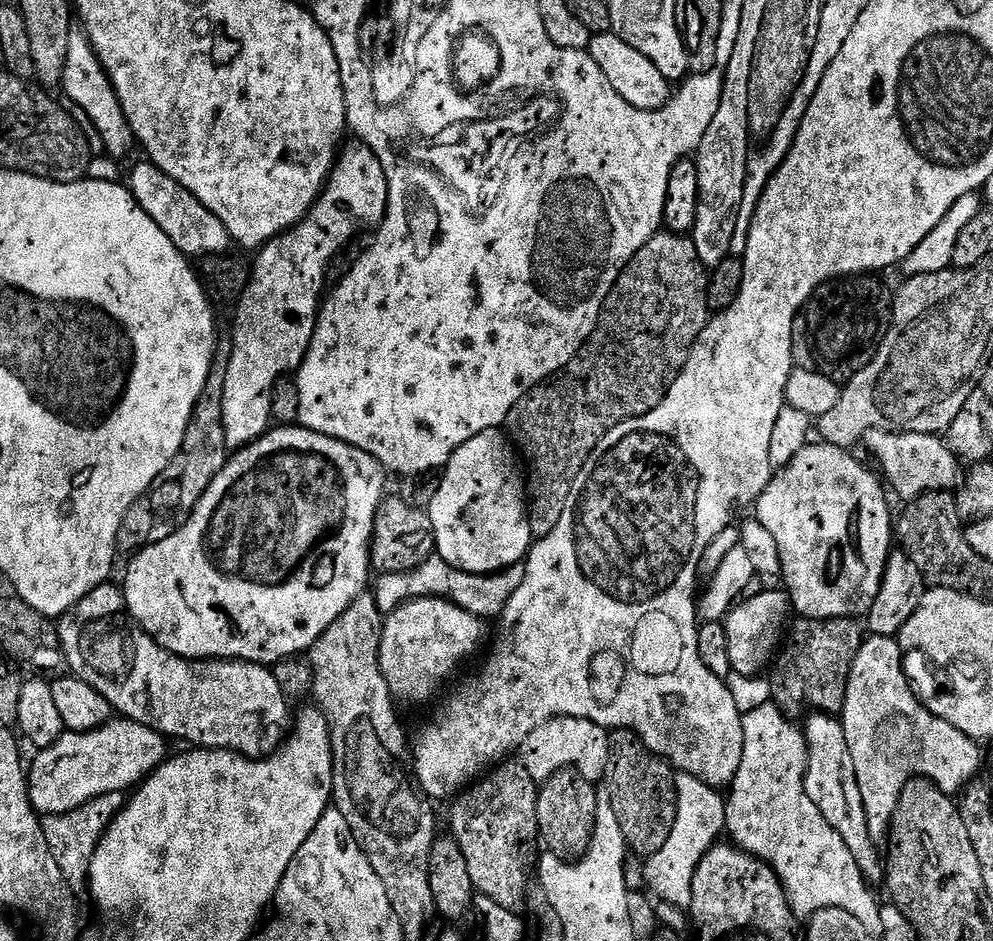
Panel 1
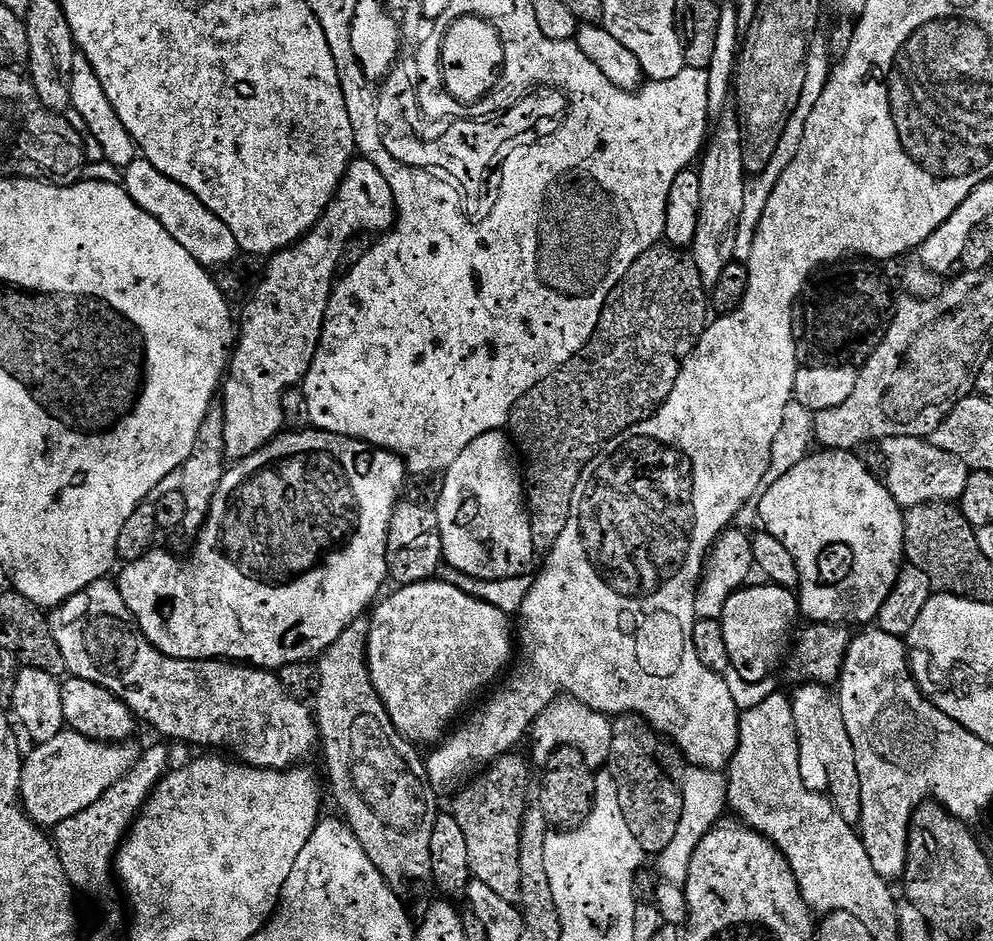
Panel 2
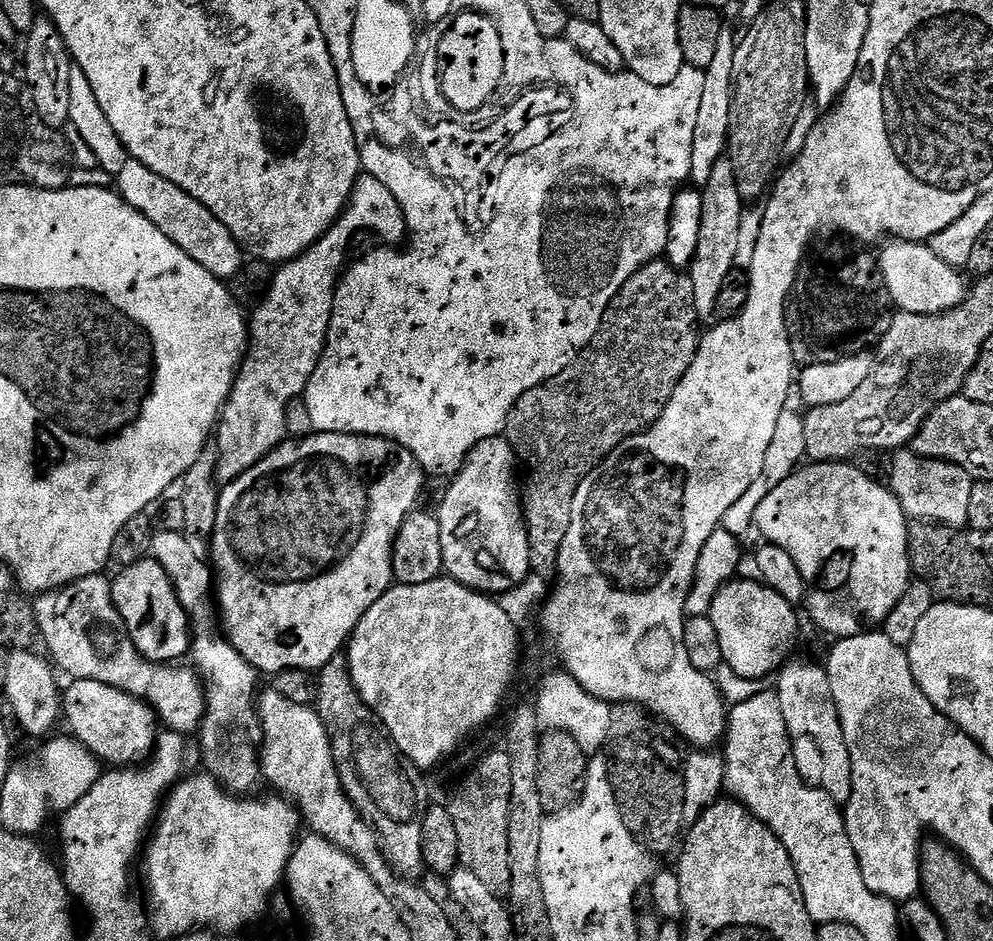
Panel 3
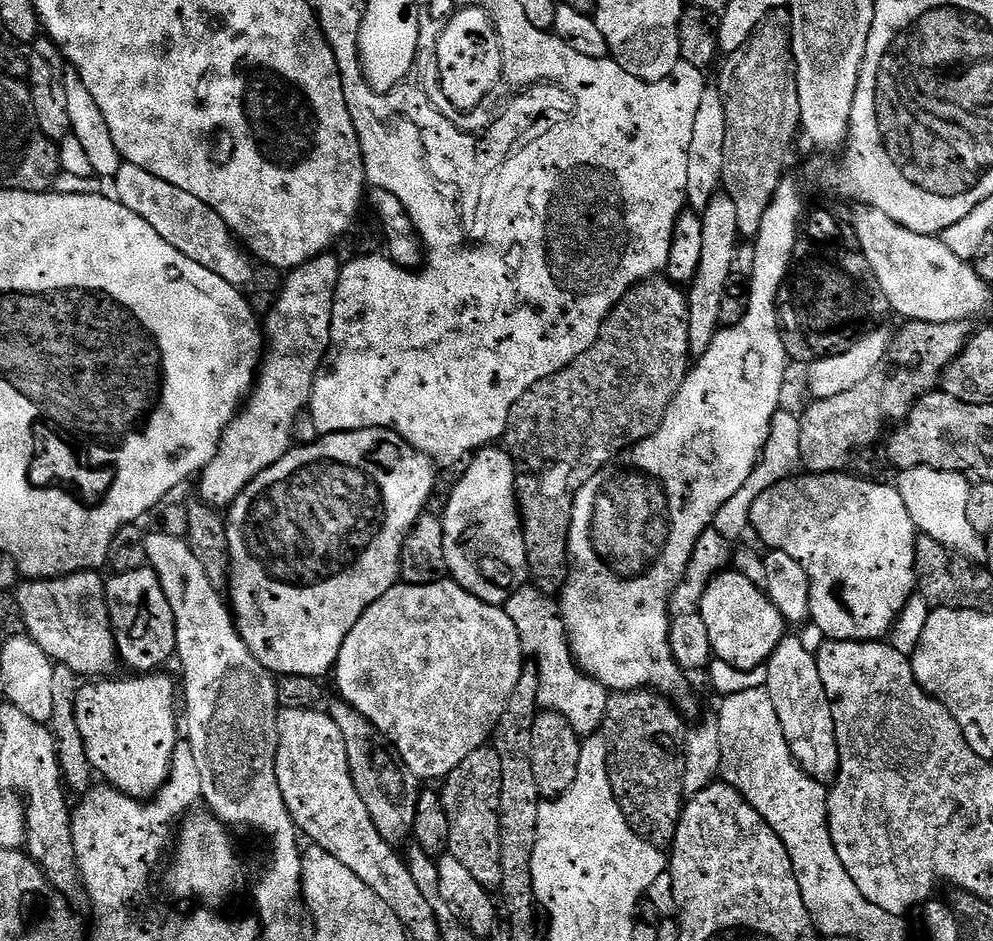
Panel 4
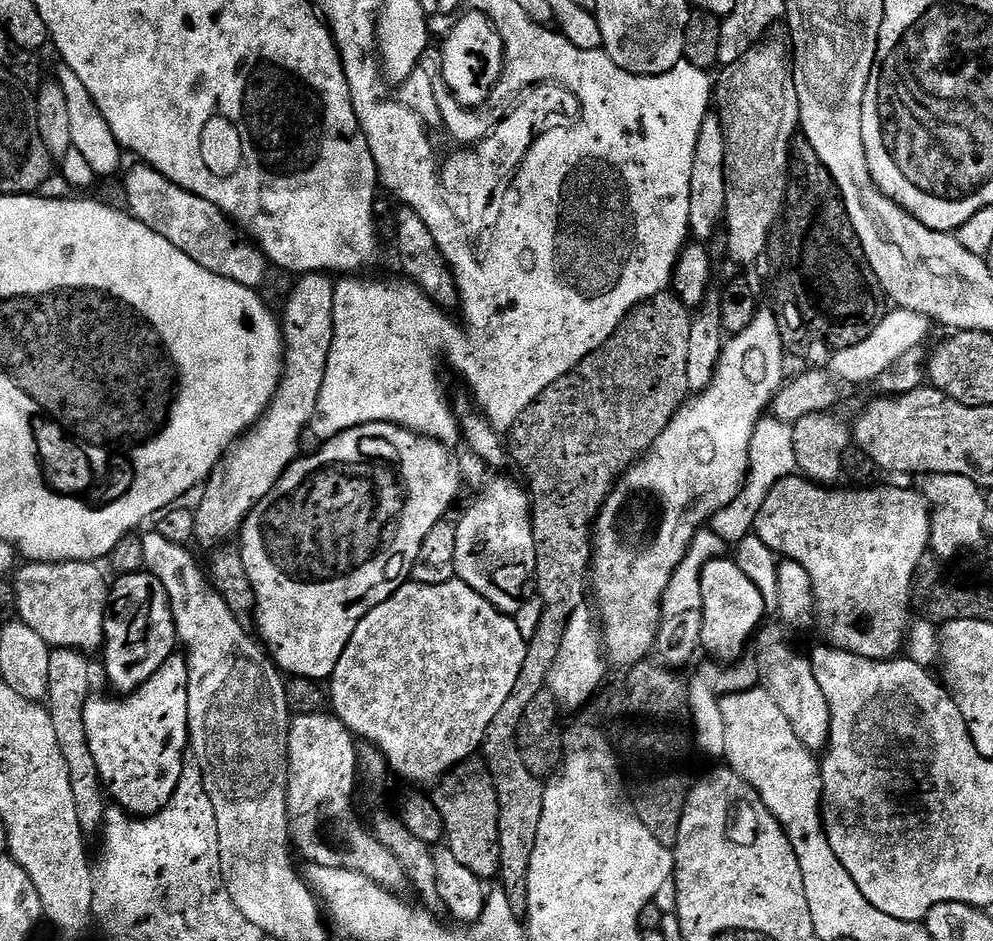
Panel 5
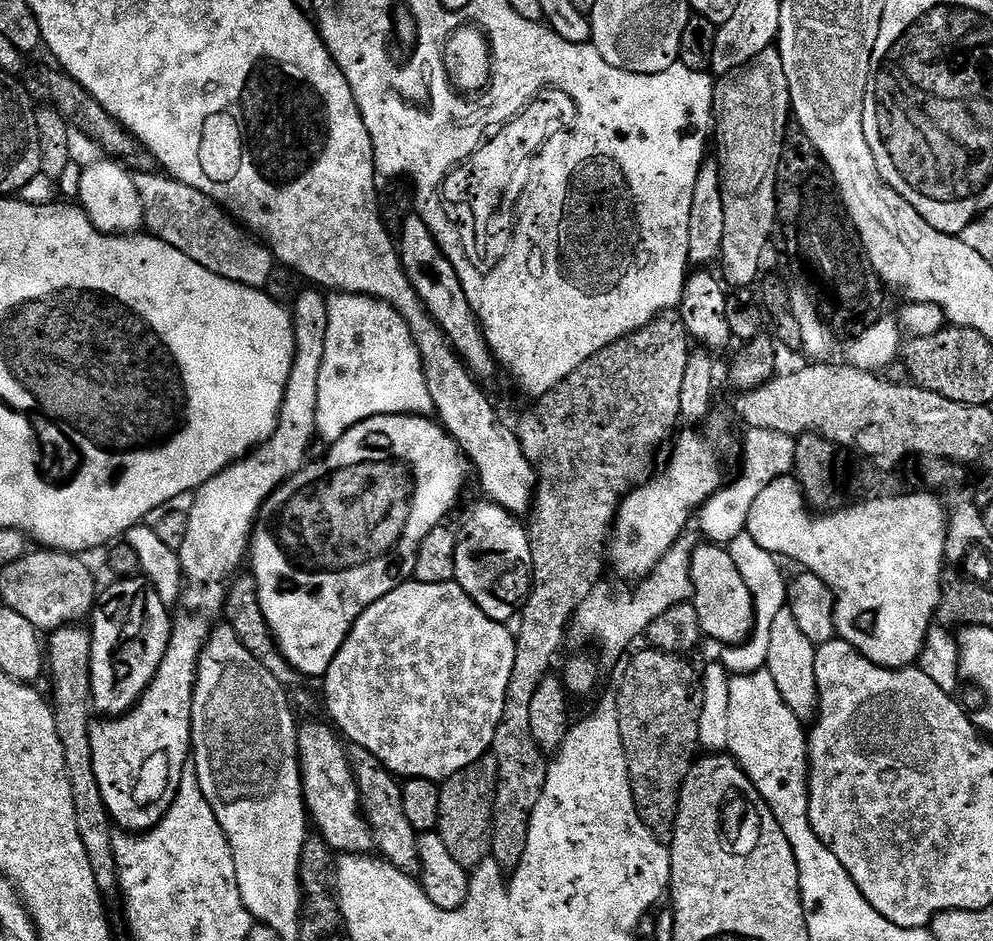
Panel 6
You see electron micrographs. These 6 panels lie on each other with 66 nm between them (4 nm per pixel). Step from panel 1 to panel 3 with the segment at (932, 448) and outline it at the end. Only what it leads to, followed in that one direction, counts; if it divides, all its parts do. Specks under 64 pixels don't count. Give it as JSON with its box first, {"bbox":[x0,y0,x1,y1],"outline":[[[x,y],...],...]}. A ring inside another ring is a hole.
{"bbox":[890,450,974,530],"outline":[[[900,450],[893,456],[896,457],[892,460],[890,487],[909,521],[938,524],[957,530],[967,525],[970,490],[974,483],[970,473],[945,460],[931,460],[911,450]]]}

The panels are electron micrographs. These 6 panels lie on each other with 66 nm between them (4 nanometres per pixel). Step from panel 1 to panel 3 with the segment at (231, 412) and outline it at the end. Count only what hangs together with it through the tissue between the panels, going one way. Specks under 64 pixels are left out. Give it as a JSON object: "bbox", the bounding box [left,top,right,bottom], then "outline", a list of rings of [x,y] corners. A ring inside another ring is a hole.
{"bbox":[214,174,408,485],"outline":[[[361,174],[356,179],[356,185],[352,191],[352,197],[344,207],[336,223],[329,228],[318,242],[311,244],[301,255],[281,264],[275,269],[272,284],[268,292],[259,304],[255,305],[250,316],[248,326],[248,350],[244,363],[240,365],[240,371],[236,373],[236,381],[232,384],[232,393],[224,403],[224,410],[220,414],[219,421],[214,429],[214,444],[216,440],[215,455],[218,457],[216,465],[216,479],[221,485],[237,480],[246,470],[253,468],[266,454],[273,452],[278,445],[283,444],[288,432],[288,407],[303,397],[306,386],[310,382],[310,374],[318,366],[318,362],[324,353],[326,338],[330,330],[330,318],[334,310],[334,298],[336,297],[336,285],[345,267],[344,255],[348,252],[348,243],[352,235],[359,228],[369,228],[381,236],[383,243],[388,246],[400,246],[407,241],[408,227],[402,206],[398,206],[398,198],[378,182],[378,178]]]}

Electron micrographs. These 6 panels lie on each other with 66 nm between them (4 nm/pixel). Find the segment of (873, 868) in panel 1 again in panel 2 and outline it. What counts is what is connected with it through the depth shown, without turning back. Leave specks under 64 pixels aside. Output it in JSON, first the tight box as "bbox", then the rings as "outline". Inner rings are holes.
{"bbox":[791,683,860,825],"outline":[[[801,683],[796,693],[791,693],[792,717],[796,727],[796,737],[800,747],[800,773],[802,782],[819,796],[827,796],[828,800],[842,814],[847,824],[857,825],[860,821],[860,783],[858,782],[858,766],[854,762],[854,742],[850,742],[850,733],[846,731],[846,718],[842,718],[840,701],[832,696],[822,684]]]}

